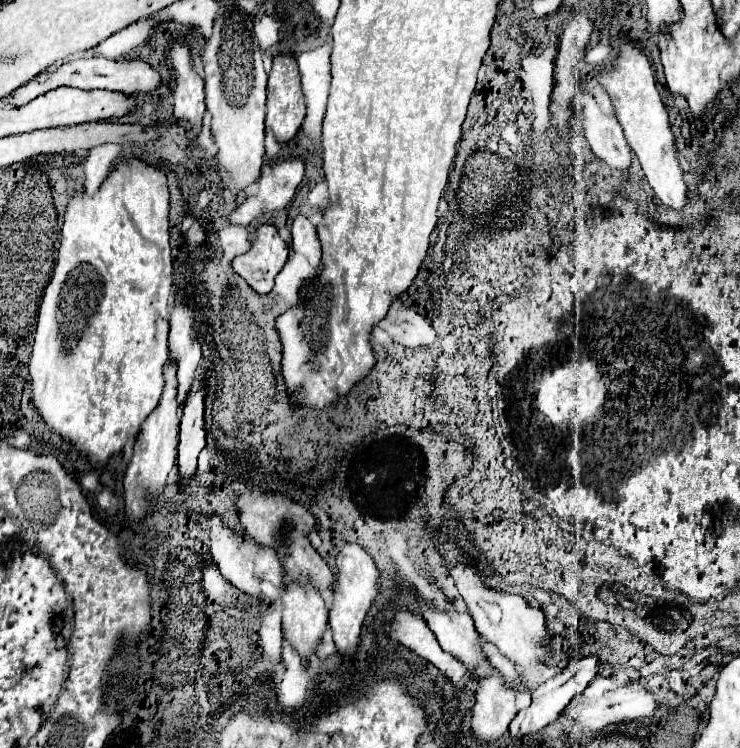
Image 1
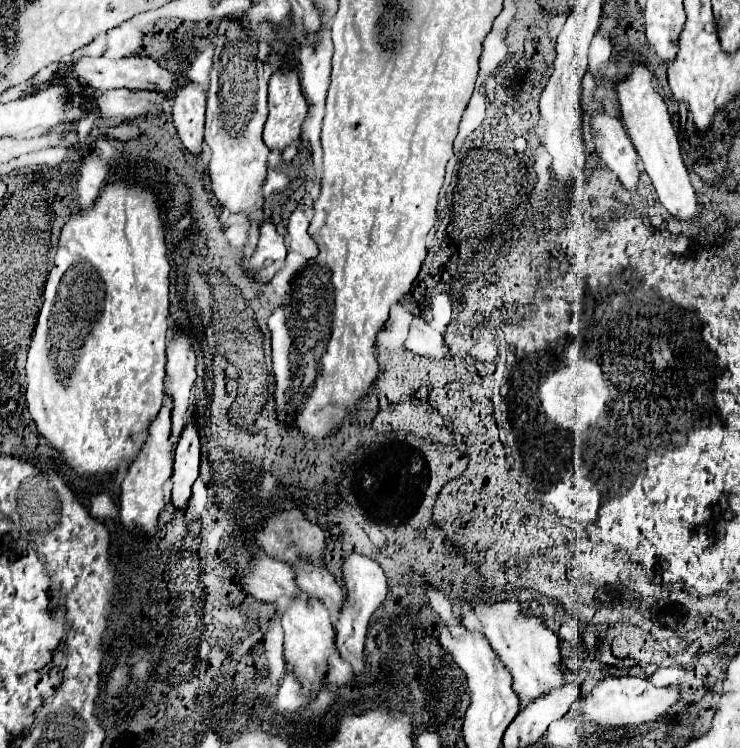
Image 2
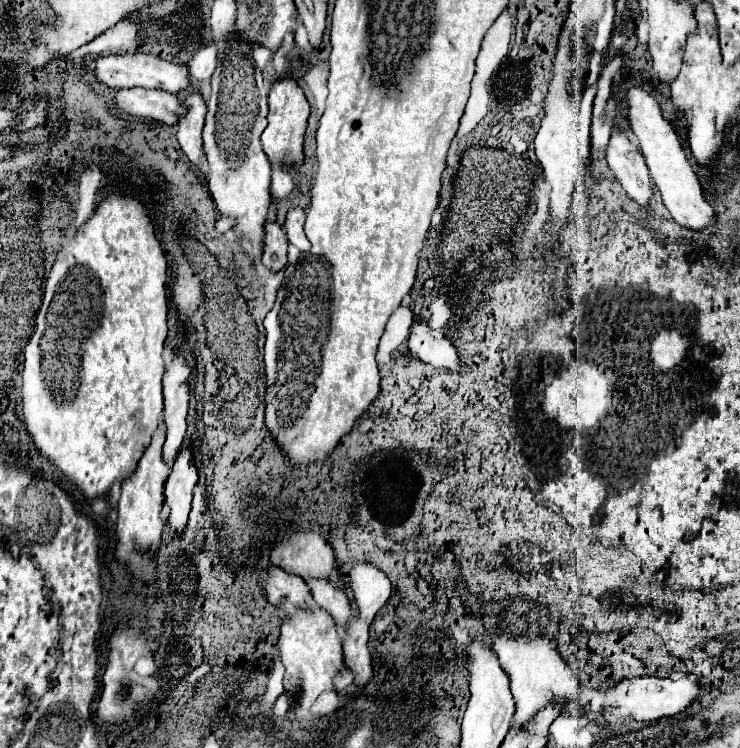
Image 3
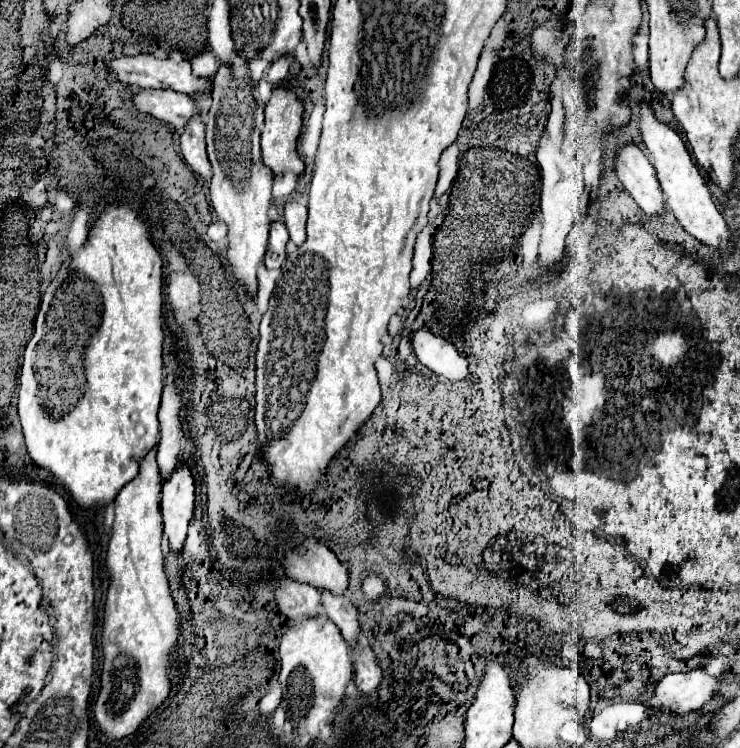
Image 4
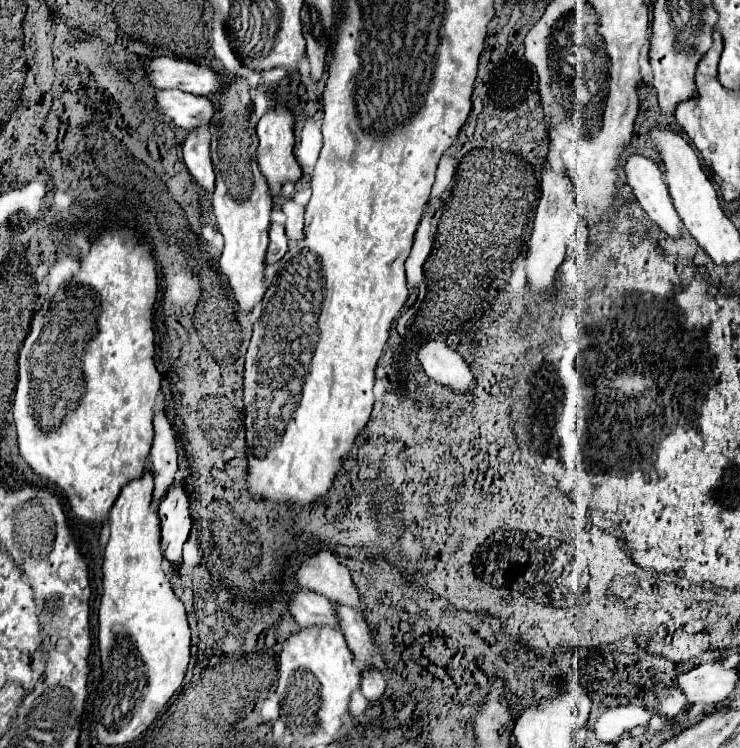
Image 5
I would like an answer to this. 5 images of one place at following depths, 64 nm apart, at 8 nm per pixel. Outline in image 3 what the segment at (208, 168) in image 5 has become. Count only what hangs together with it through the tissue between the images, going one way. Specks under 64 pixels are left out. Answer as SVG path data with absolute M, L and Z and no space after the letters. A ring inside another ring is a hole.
M190 92L184 96L184 104L188 106L188 112L178 120L178 142L192 166L202 168L204 166L204 148L202 148L202 128L204 128L204 116L206 106L198 92Z

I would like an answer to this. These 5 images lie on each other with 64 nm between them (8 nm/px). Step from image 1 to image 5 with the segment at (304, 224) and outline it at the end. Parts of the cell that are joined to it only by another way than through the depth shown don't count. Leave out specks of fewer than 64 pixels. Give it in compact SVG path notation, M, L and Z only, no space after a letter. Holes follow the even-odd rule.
M288 200L282 204L282 210L286 214L286 236L290 240L302 240L304 238L304 206L296 204L294 200Z

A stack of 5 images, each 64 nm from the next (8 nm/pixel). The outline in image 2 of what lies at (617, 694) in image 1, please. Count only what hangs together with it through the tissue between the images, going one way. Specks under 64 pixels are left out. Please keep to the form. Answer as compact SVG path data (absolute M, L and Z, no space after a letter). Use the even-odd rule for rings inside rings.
M620 676L620 678L606 678L602 680L584 702L576 702L572 712L578 720L606 724L606 726L626 726L626 724L644 724L658 720L660 716L668 714L668 710L680 702L682 690L674 686L656 686L650 678L636 678L636 676Z

